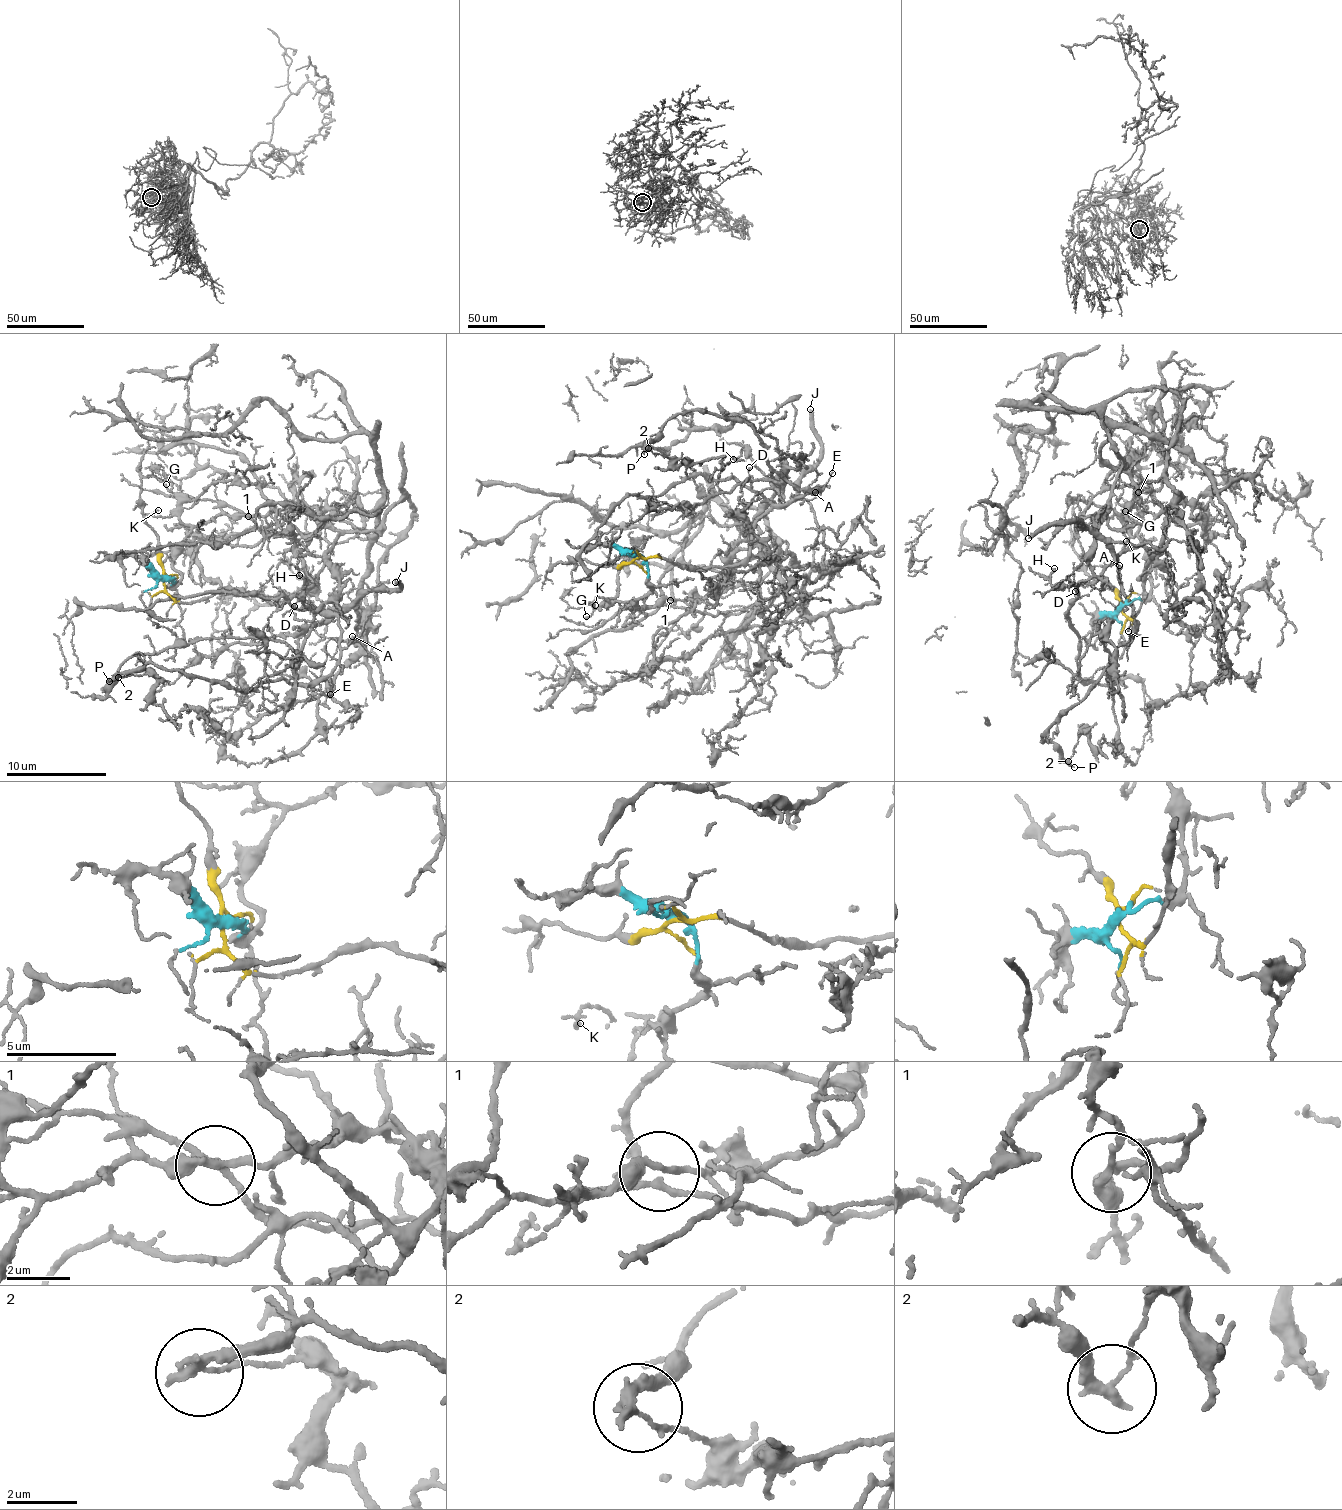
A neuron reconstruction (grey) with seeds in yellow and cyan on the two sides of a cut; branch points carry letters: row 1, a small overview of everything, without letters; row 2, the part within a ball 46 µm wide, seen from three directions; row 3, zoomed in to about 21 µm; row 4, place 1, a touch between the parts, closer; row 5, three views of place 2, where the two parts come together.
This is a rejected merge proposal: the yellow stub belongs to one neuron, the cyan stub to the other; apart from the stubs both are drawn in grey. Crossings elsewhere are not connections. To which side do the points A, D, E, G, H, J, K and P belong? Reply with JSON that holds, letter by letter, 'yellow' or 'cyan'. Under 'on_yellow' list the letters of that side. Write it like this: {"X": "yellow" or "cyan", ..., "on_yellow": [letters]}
{"A": "yellow", "D": "yellow", "E": "yellow", "G": "cyan", "H": "cyan", "J": "yellow", "K": "cyan", "P": "yellow", "on_yellow": ["A", "D", "E", "J", "P"]}

